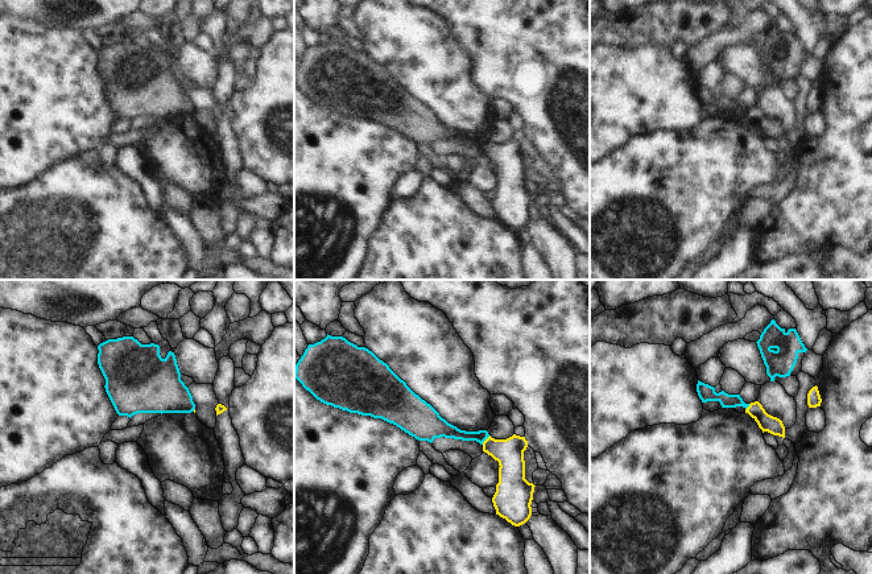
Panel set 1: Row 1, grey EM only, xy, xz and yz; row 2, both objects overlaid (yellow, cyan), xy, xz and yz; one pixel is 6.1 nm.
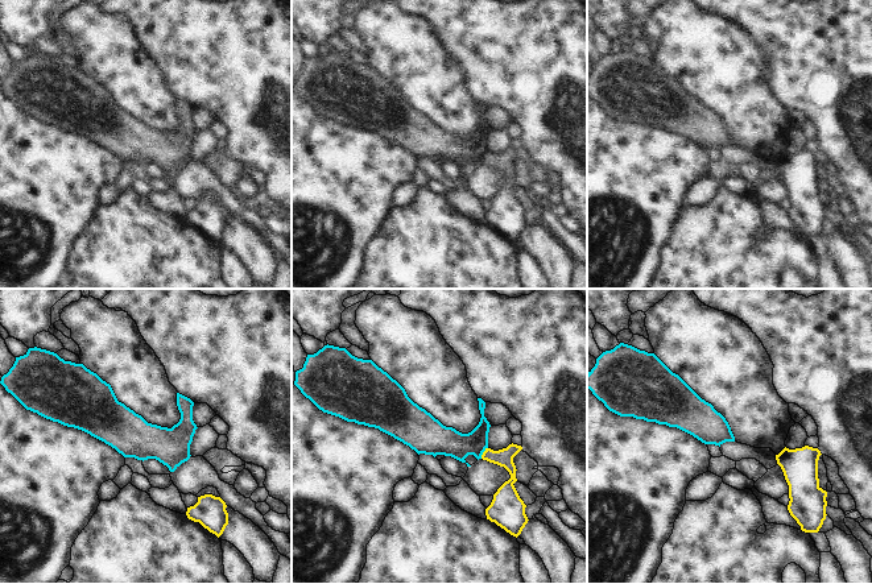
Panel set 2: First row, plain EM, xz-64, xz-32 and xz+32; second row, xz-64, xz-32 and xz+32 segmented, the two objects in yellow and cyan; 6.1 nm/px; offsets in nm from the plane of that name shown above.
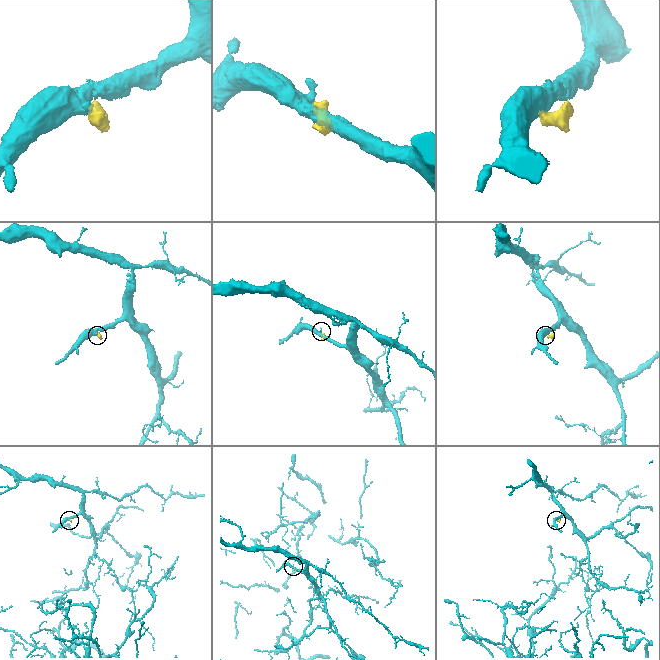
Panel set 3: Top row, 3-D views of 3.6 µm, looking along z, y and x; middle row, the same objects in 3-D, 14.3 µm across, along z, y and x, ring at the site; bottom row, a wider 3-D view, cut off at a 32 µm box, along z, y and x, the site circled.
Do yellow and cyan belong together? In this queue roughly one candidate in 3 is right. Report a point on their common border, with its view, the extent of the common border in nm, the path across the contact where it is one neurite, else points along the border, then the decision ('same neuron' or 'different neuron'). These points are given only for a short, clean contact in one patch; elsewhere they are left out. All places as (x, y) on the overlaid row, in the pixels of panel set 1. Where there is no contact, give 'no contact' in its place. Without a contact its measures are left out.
xz (486, 440) | 80 nm | along xz (490, 436), (482, 444) | different neuron

